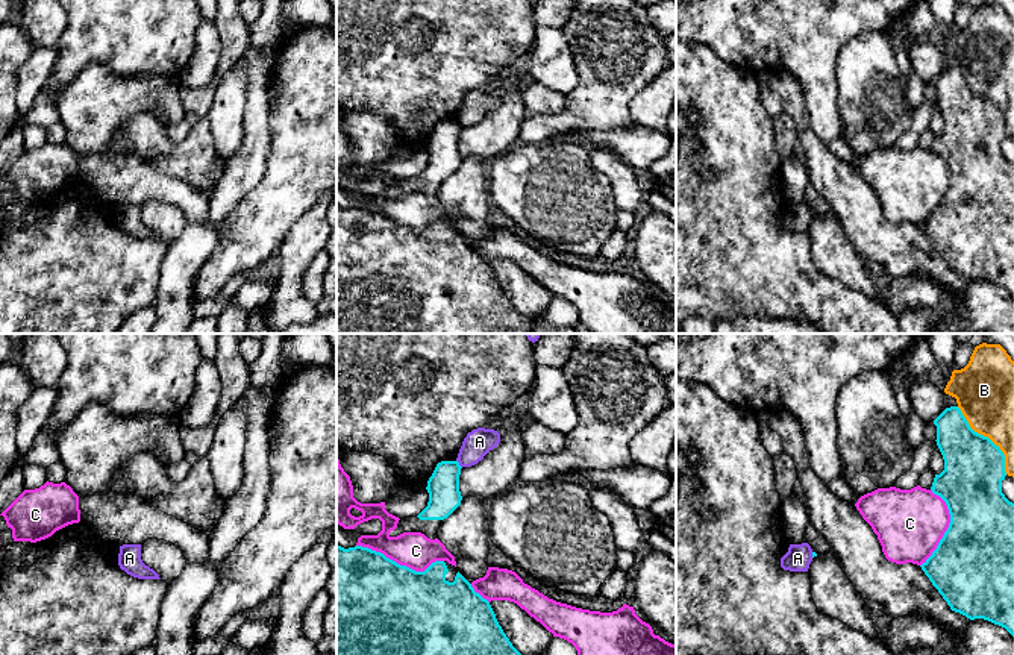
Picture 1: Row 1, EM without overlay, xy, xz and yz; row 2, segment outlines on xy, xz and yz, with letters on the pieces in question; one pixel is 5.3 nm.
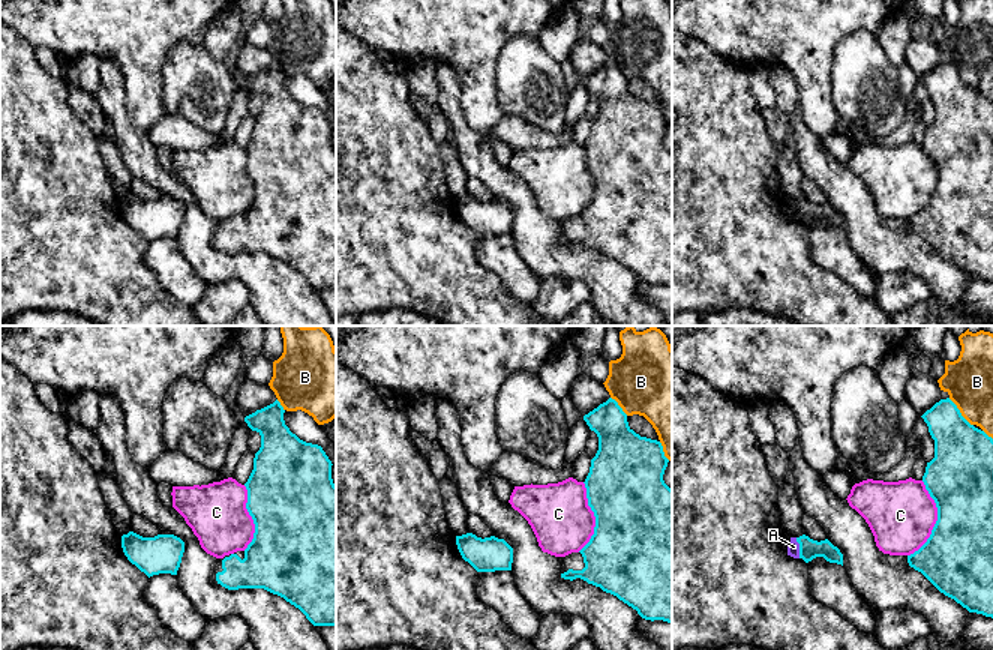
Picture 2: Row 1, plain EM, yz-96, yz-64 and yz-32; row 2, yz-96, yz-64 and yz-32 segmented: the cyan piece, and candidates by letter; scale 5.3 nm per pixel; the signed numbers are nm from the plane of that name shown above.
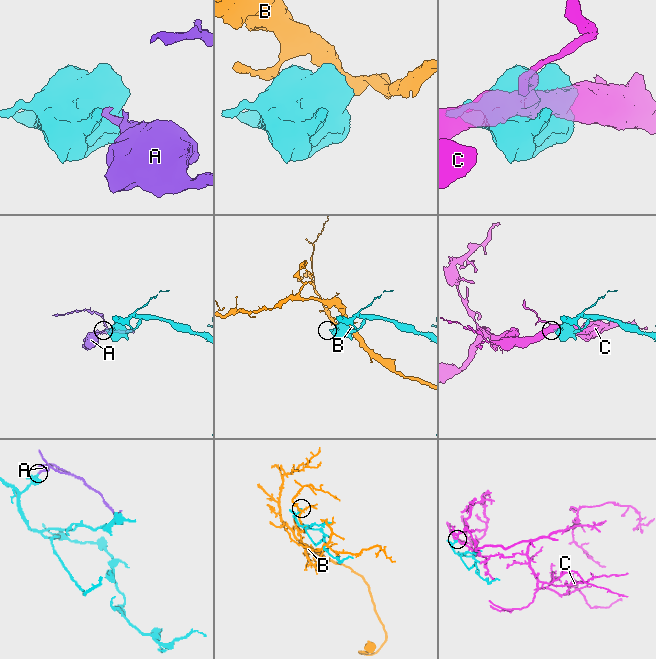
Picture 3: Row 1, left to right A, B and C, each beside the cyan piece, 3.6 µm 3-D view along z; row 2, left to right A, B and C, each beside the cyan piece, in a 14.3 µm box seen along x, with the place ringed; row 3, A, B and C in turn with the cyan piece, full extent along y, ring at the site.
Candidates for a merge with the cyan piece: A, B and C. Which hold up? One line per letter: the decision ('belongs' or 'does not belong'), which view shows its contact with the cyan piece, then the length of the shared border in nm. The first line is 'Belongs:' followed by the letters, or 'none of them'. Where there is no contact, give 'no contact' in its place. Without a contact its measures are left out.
Belongs: none of them
A: does not belong; contact in xz; length 50 nm
B: does not belong; contact in yz; length 440 nm
C: does not belong; contact in xz; length 480 nm

